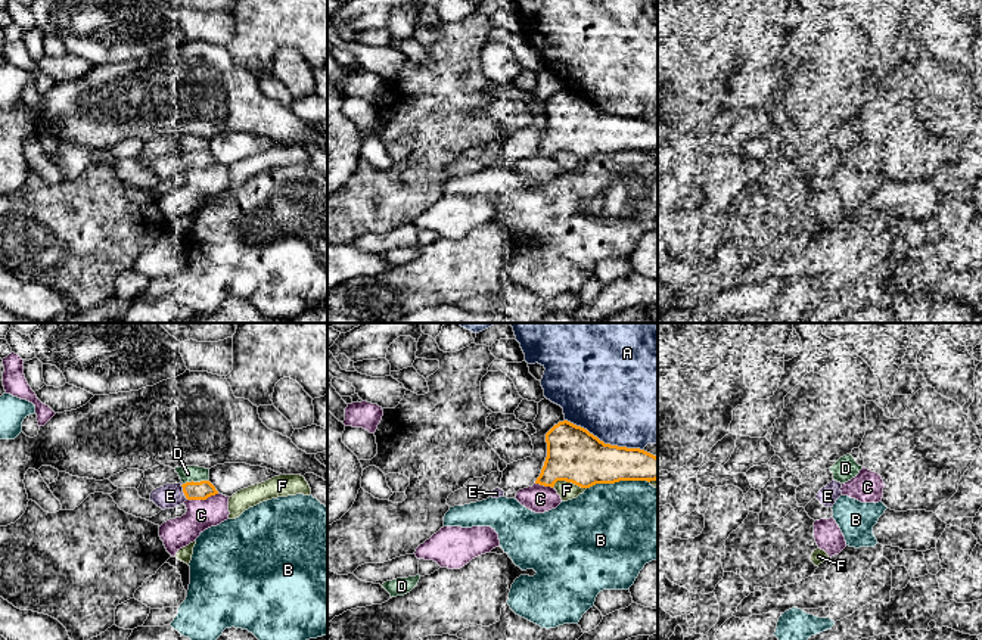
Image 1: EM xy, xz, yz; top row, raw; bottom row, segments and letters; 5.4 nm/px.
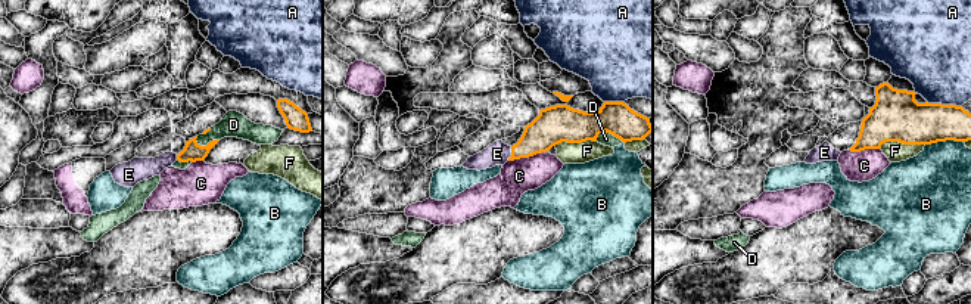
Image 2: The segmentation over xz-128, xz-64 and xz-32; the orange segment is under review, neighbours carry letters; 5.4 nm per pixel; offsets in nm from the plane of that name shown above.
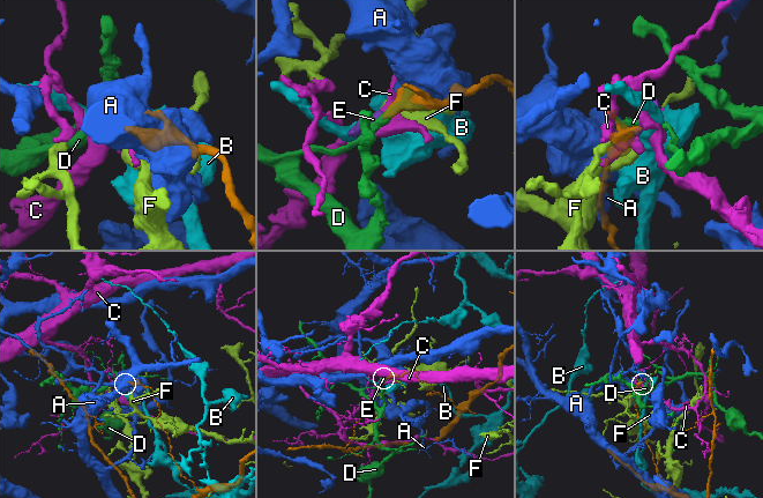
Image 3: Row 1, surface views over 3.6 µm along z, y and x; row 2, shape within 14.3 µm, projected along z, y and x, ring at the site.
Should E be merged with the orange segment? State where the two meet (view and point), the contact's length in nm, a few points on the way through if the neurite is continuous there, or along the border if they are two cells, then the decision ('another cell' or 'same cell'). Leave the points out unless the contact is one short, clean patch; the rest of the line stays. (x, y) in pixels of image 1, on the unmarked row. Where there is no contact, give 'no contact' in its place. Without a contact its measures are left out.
xy (183, 161) | 90 nm | same cell

